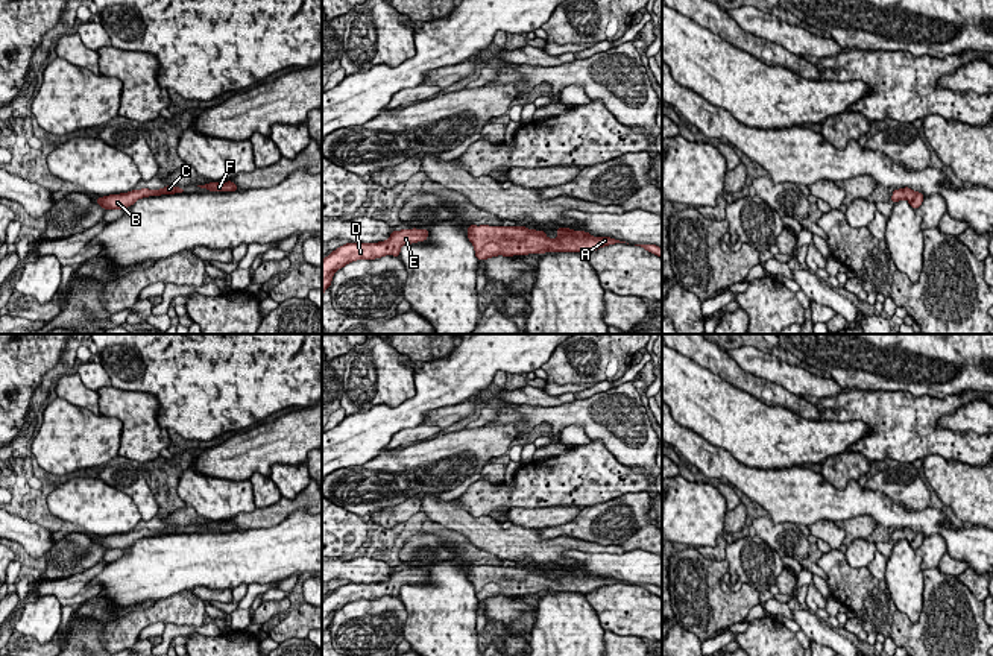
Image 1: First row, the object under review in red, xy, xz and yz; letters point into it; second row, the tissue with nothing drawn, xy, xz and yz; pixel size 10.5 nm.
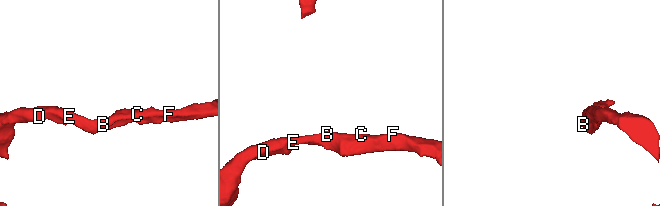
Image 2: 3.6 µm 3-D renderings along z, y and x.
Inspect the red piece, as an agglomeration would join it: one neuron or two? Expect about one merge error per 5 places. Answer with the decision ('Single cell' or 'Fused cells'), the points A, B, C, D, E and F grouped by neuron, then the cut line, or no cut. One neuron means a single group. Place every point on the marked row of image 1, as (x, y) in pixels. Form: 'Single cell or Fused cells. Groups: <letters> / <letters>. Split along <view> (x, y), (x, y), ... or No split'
Single cell. Groups: A B C D E F. No split

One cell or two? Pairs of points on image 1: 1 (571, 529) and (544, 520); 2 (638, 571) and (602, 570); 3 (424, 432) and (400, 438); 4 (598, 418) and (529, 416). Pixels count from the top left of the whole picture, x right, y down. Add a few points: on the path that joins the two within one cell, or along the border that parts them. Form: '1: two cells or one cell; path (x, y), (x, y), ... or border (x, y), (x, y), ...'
1: two cells; border (582, 510), (571, 520), (539, 529)
2: one cell; path (629, 570), (611, 570)
3: one cell; path (418, 433), (406, 436)
4: one cell; path (582, 415), (545, 415)

